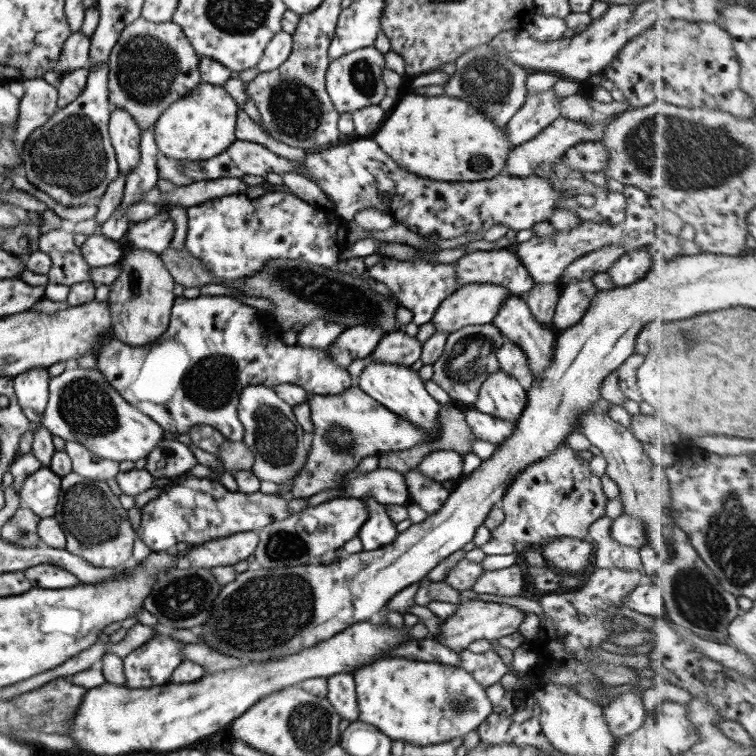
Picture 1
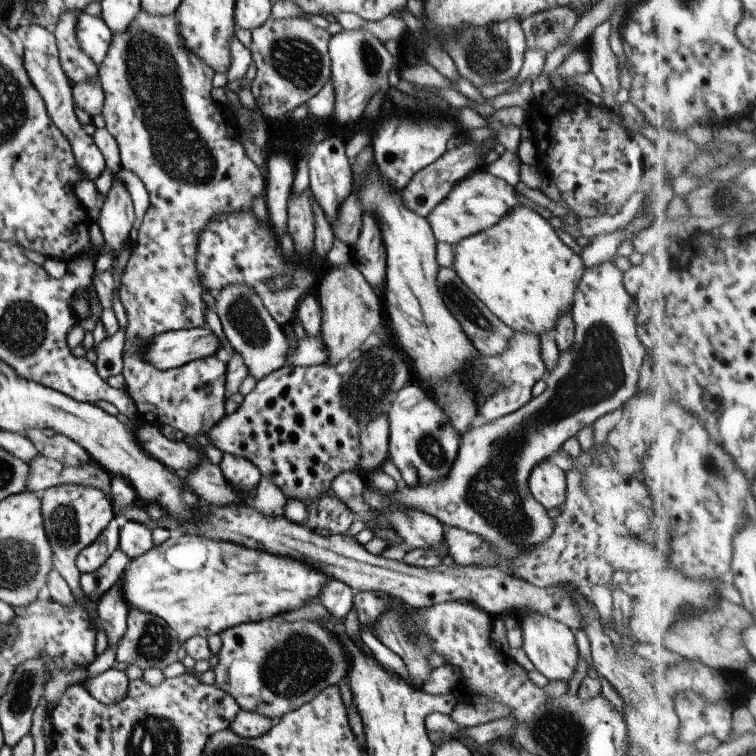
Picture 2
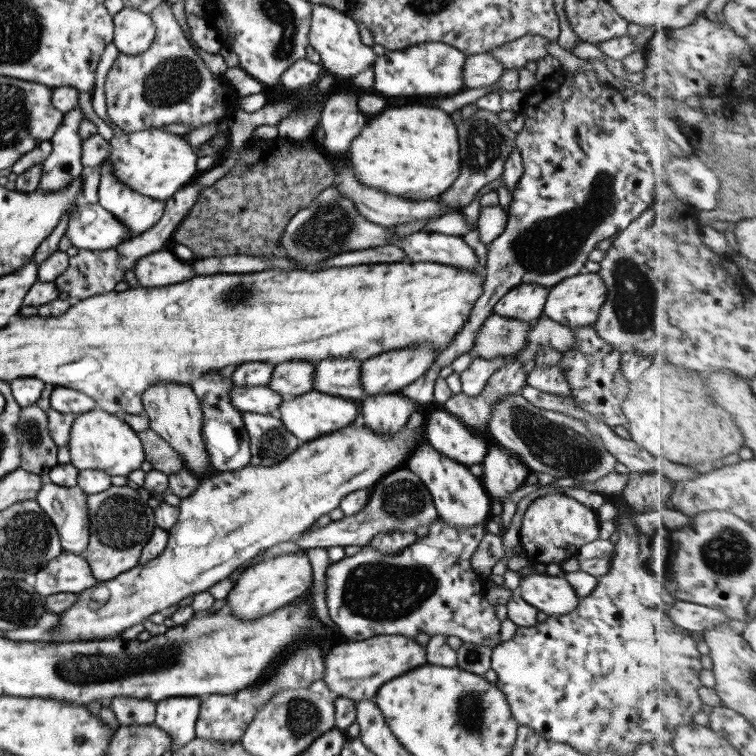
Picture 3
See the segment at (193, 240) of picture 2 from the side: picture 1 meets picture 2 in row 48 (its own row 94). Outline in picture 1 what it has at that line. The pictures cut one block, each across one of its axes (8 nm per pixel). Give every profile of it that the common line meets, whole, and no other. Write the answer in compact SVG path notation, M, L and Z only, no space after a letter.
M138 17L123 28L108 56L110 107L125 110L140 130L149 128L171 102L185 96L201 82L198 59L180 26L171 21L153 23Z

